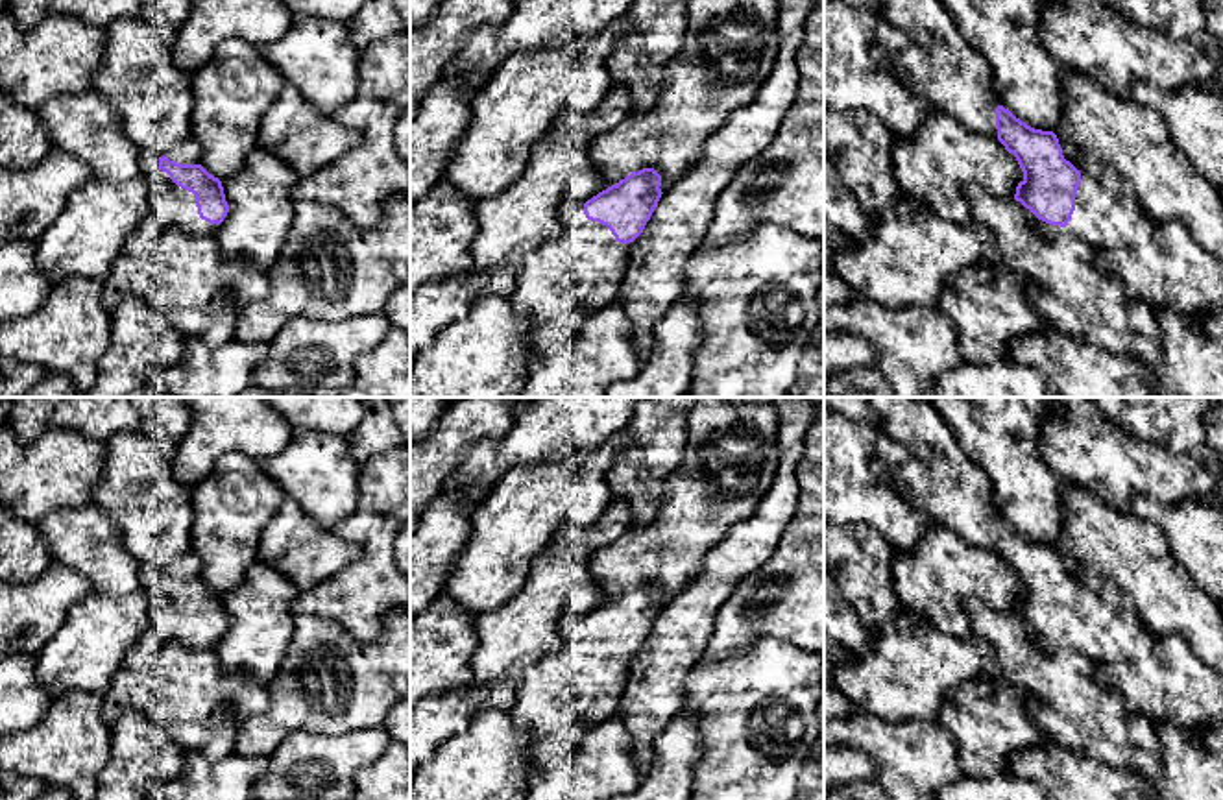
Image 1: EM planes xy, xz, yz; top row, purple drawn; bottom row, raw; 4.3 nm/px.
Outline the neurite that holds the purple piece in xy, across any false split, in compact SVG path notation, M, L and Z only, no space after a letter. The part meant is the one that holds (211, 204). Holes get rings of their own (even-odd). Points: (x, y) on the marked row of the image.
M194 135L174 142L164 153L144 152L139 174L148 185L146 211L120 257L153 255L170 227L214 235L229 212L222 181L201 166L201 146Z

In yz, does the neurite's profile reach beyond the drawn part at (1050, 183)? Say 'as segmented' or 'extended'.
extended

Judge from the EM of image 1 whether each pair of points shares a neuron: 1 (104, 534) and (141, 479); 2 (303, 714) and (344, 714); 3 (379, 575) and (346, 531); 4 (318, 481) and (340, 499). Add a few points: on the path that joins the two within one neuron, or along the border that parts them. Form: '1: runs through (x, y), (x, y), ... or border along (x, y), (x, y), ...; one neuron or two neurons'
1: border along (87, 503), (106, 512), (137, 558); two neurons
2: runs through (313, 714), (335, 714); one neuron
3: border along (390, 516), (375, 516), (361, 544); two neurons
4: runs through (324, 483), (335, 494); one neuron

